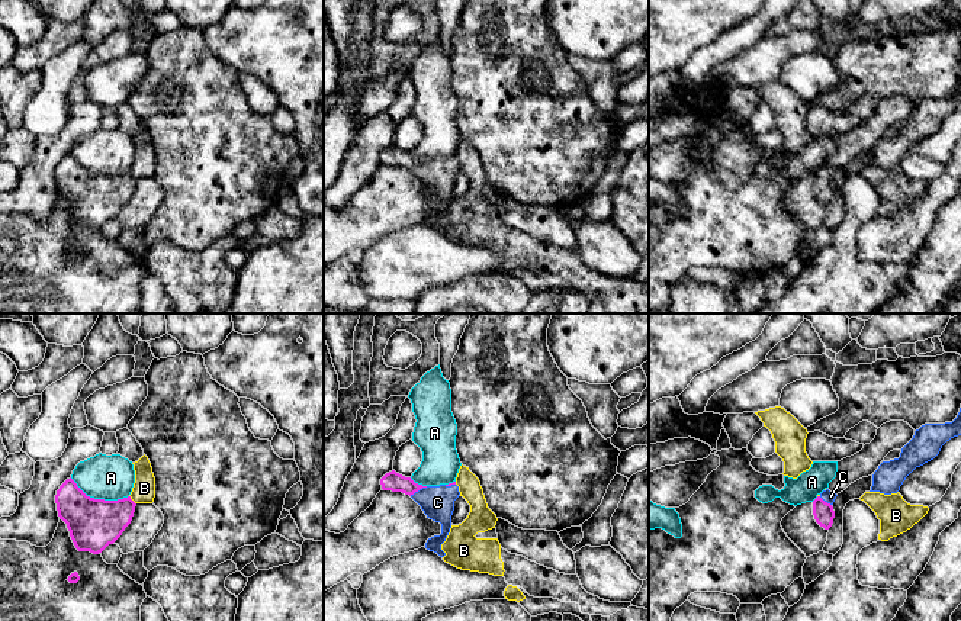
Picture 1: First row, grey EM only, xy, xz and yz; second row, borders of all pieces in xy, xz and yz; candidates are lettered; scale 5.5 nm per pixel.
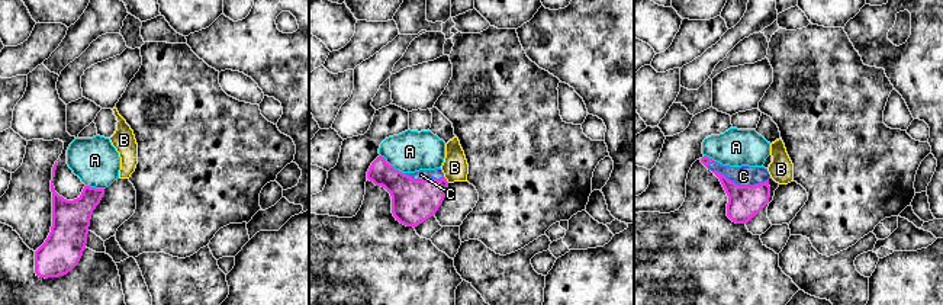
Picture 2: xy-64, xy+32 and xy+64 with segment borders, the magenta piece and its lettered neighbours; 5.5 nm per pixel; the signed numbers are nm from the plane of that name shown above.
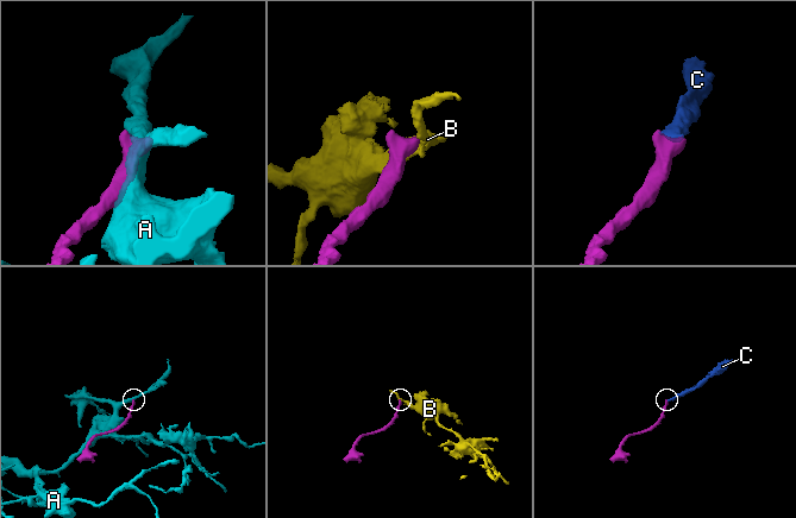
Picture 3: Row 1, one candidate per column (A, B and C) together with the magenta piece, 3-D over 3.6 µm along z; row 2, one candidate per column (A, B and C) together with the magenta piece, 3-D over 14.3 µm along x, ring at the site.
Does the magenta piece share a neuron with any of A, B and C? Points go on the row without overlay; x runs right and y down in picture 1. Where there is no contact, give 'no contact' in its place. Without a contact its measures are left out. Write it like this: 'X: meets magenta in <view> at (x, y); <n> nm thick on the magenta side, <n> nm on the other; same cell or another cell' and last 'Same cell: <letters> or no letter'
A: meets magenta in xy at (99, 174); 280 nm thick on the magenta side, 260 nm on the other; another cell
B: meets magenta in xy at (131, 174); 280 nm thick on the magenta side, 130 nm on the other; another cell
C: meets magenta in xz at (418, 164); 110 nm thick on the magenta side, 190 nm on the other; same cell
Same cell: C

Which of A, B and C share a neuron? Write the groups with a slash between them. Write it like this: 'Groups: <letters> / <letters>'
Groups: A / B / C

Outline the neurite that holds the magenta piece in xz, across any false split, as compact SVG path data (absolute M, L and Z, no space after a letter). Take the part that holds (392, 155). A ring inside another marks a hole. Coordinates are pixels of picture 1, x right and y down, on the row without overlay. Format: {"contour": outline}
{"contour": "M392 145L380 154L380 160L383 165L409 170L421 181L427 193L441 199L441 209L428 213L425 223L444 232L446 228L441 225L441 219L450 207L454 176L460 170L456 157L440 161L422 161L411 152Z"}

